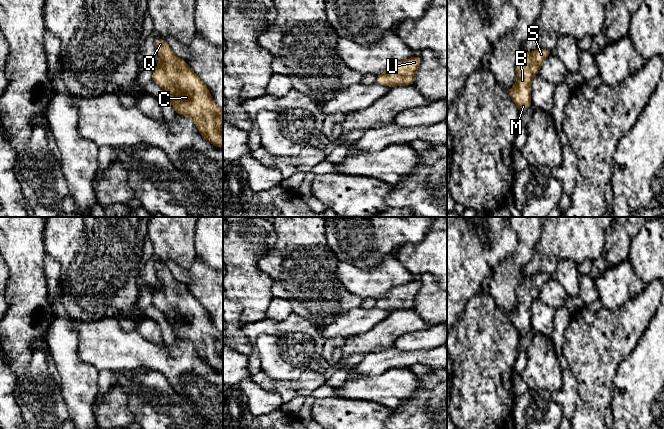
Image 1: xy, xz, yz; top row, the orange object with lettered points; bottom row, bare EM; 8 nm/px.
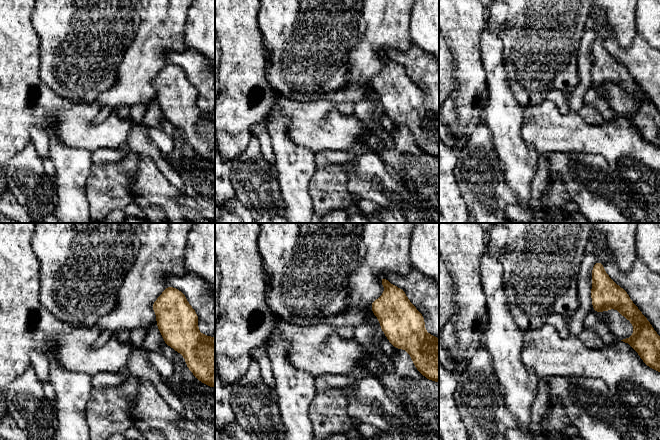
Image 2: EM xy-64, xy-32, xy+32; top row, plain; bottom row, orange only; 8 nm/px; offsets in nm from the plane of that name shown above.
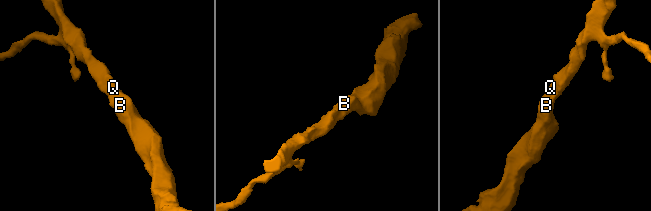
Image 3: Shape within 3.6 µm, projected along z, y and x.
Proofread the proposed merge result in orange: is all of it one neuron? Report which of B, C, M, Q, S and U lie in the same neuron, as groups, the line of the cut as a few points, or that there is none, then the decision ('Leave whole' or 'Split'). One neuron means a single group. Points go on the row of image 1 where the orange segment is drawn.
Groups: B C M Q S U. No split. Leave whole

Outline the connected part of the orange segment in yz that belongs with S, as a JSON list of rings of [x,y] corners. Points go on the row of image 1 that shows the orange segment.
[[[538,49],[528,54],[523,54],[522,59],[516,65],[517,81],[508,90],[508,93],[517,105],[520,113],[526,112],[531,102],[531,82],[533,77],[539,73],[543,61],[552,52],[547,49]]]

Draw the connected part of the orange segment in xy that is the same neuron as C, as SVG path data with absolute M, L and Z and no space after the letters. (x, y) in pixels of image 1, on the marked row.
M157 38L156 49L161 63L154 68L152 81L166 91L177 114L191 117L205 139L223 148L223 109L213 102L209 89L187 62L175 56L166 40Z

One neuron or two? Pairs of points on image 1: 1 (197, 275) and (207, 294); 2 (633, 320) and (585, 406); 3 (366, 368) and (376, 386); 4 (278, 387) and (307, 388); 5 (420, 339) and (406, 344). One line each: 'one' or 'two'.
1: one
2: one
3: two
4: one
5: one

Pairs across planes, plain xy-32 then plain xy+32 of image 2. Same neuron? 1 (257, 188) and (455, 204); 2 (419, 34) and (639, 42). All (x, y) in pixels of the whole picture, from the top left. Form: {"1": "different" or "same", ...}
{"1": "different", "2": "different"}

